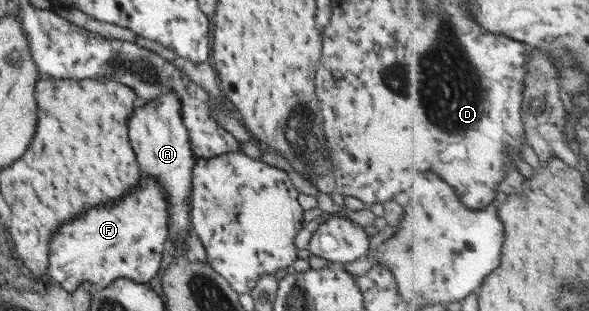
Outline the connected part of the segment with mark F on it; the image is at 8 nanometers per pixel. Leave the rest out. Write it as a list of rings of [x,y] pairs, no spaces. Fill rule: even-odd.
[[[141,173],[137,188],[115,200],[115,204],[87,208],[85,216],[79,214],[75,220],[61,224],[49,240],[46,283],[61,285],[66,292],[72,292],[81,283],[105,288],[117,278],[147,284],[159,270],[163,244],[167,244],[167,196],[157,180]]]

